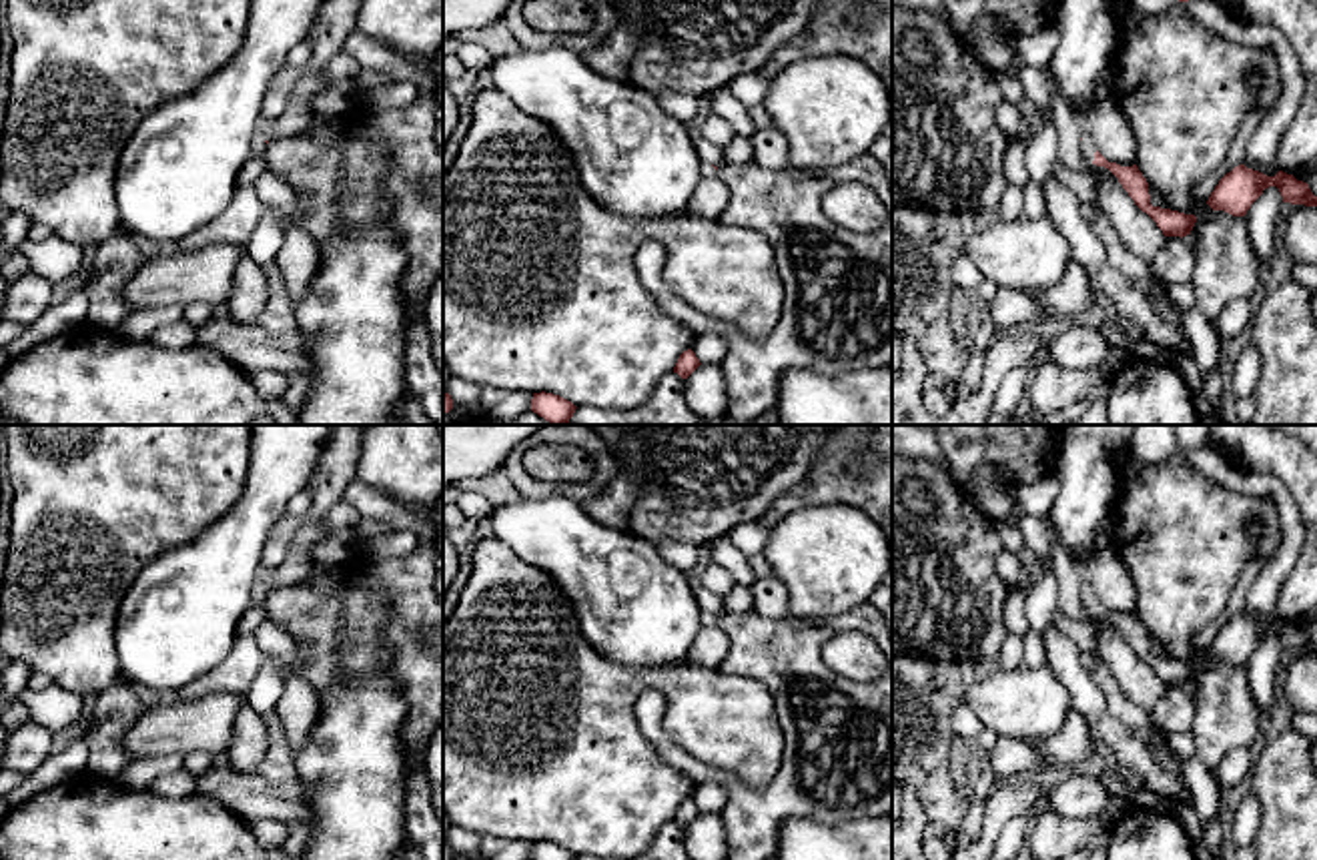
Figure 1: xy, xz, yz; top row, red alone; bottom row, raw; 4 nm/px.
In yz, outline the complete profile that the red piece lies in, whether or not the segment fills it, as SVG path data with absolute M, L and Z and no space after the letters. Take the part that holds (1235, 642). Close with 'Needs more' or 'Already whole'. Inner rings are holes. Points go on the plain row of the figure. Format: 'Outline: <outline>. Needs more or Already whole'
Outline: M1245 613L1235 615L1219 629L1207 654L1213 660L1245 666L1251 654L1269 635L1279 637L1283 652L1317 656L1317 646L1311 641L1307 631L1297 629L1293 623L1283 619L1279 619L1275 625L1267 625L1259 619L1247 617Z. Already whole

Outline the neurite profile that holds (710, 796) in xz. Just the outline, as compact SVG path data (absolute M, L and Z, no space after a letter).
M706 782L694 788L692 800L702 814L720 814L726 804L726 788L718 782Z

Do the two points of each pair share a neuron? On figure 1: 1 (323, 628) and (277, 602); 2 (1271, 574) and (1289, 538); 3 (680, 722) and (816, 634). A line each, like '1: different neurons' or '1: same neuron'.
1: same neuron
2: same neuron
3: different neurons

